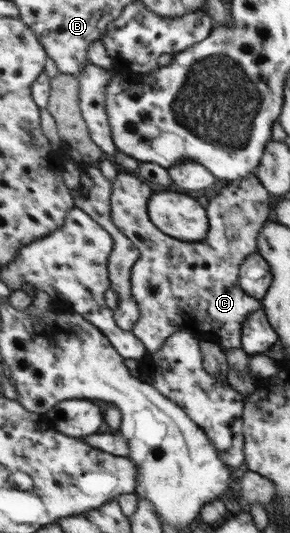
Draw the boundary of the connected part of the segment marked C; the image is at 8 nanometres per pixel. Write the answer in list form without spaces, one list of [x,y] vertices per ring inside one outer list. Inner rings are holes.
[[[133,171],[119,175],[113,198],[113,218],[121,231],[131,238],[142,252],[133,275],[134,298],[142,310],[142,319],[135,325],[133,331],[143,340],[143,345],[149,354],[159,351],[169,336],[181,330],[189,331],[201,341],[218,344],[223,350],[242,347],[242,322],[253,312],[262,309],[262,305],[259,300],[241,290],[238,286],[238,275],[241,263],[247,256],[258,252],[258,239],[263,226],[266,226],[271,216],[269,212],[271,200],[267,191],[256,174],[231,182],[207,206],[207,212],[211,212],[210,234],[207,234],[205,240],[187,242],[164,233],[150,220],[149,196],[155,194],[155,184],[147,184],[143,176],[135,176]]]

